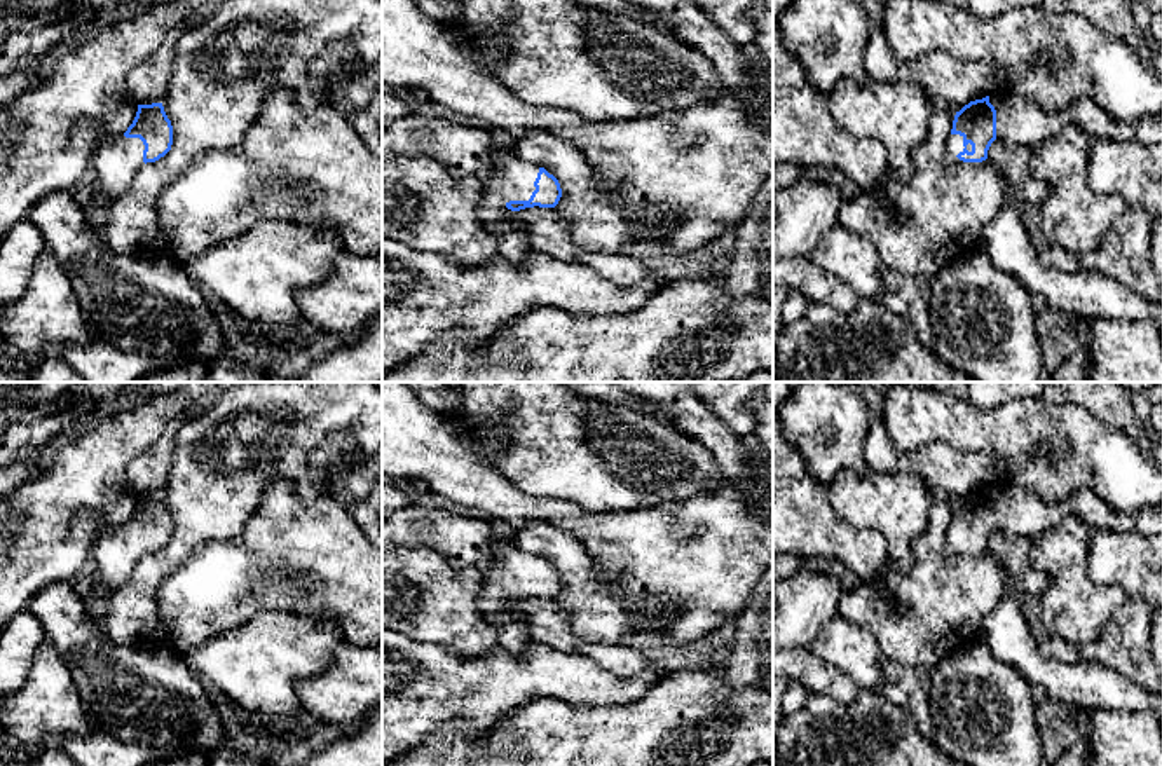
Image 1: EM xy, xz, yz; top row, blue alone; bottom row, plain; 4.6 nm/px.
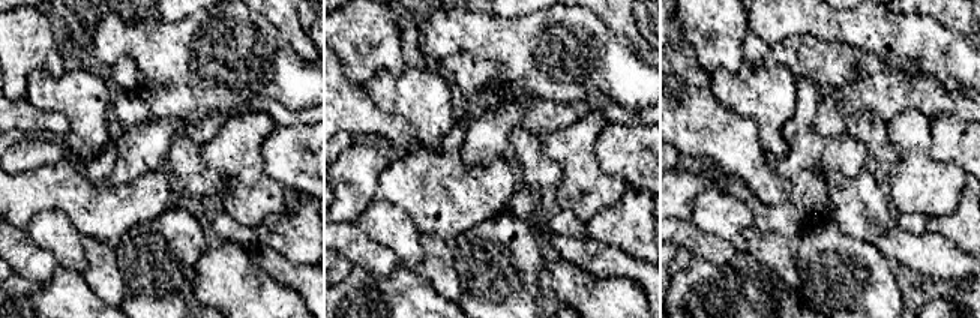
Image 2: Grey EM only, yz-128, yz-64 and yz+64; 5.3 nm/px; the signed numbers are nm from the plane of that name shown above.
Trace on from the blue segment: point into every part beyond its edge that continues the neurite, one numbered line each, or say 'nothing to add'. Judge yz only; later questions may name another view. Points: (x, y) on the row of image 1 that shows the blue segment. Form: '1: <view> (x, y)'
1: yz (1019, 121)
2: yz (955, 142)

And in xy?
1: xy (117, 159)

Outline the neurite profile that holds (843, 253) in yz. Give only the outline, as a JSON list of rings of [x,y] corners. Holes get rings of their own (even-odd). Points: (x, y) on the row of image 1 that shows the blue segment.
[[[834,223],[817,243],[810,260],[851,286],[858,298],[879,300],[883,262],[871,241]]]

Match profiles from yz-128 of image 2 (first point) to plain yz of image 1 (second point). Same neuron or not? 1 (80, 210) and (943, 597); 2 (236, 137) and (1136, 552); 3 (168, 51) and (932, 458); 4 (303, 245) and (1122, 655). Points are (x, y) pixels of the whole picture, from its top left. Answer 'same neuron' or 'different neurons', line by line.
1: same neuron
2: different neurons
3: different neurons
4: same neuron

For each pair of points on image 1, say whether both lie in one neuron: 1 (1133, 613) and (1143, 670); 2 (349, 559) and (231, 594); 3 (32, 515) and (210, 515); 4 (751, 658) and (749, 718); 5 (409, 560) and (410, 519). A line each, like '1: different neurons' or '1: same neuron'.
1: same neuron
2: same neuron
3: different neurons
4: different neurons
5: different neurons

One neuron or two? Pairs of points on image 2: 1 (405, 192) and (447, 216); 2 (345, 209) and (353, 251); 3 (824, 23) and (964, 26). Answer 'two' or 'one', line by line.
1: one
2: two
3: two

